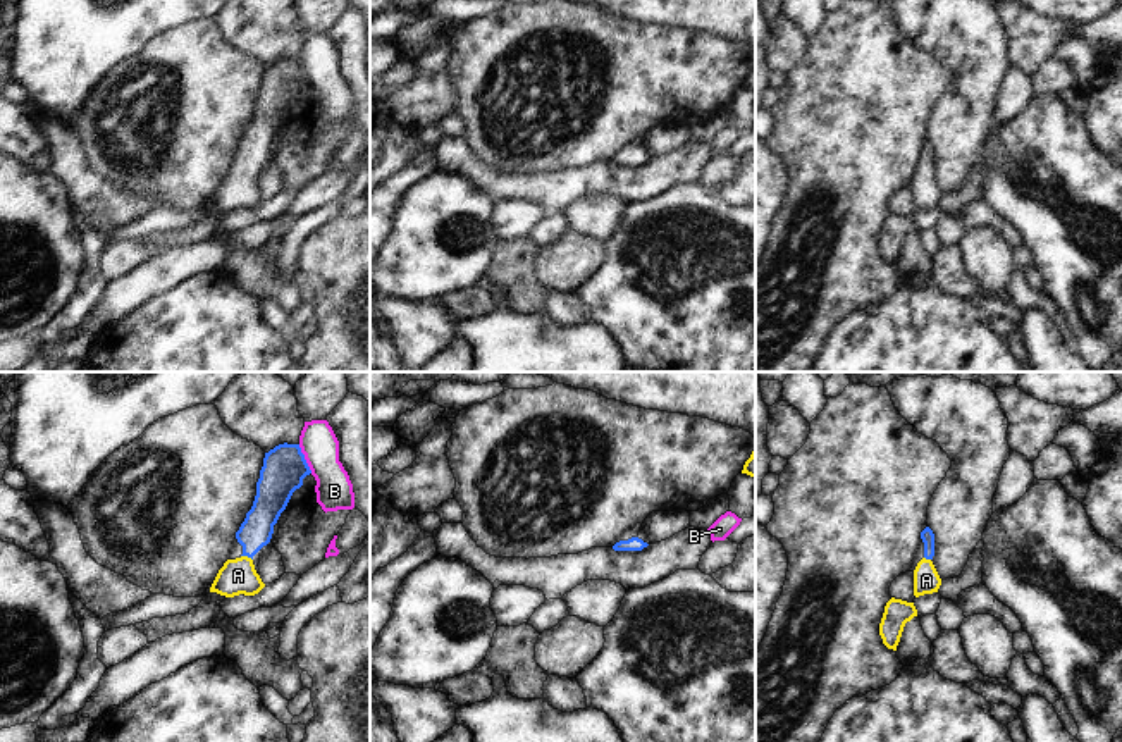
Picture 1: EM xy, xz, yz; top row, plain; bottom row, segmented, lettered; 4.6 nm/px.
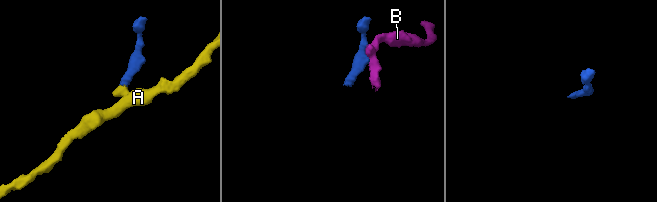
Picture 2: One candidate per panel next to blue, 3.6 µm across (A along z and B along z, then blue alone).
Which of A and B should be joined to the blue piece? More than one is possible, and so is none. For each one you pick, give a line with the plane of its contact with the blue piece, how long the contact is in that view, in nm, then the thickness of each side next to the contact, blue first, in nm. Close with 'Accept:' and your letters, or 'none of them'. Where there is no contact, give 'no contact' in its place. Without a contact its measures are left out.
A: meets blue in xy; contact 60 nm long; 150 nm thick on the blue side, 160 nm on the other
Accept: A

